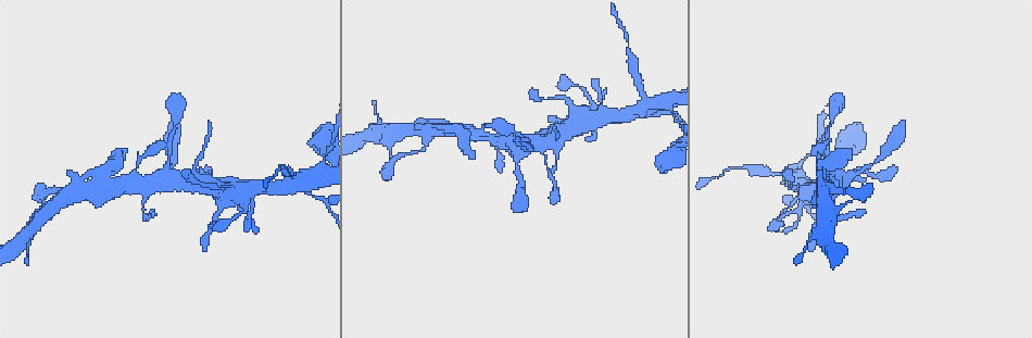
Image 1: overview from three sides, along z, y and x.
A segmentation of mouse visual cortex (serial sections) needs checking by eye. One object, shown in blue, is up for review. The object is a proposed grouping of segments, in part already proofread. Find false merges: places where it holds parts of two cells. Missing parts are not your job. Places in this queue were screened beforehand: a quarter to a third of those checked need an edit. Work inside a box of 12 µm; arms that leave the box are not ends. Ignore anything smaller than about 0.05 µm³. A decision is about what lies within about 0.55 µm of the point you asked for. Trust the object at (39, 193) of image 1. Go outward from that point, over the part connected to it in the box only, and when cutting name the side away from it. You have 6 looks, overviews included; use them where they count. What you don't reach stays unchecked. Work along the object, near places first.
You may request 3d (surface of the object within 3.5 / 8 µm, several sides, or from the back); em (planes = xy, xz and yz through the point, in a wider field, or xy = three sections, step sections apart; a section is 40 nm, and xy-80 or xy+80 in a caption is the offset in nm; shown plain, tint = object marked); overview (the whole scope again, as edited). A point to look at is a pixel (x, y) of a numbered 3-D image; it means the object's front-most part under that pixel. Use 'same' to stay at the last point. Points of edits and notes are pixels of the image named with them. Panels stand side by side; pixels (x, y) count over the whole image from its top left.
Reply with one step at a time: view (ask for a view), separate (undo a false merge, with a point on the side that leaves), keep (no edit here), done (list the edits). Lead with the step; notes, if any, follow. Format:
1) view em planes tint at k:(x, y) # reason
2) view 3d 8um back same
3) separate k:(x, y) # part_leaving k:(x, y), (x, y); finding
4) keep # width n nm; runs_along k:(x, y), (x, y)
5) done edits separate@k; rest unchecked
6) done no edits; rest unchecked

view 3d 3.5um back at 1:(59, 188) # thick turns thin

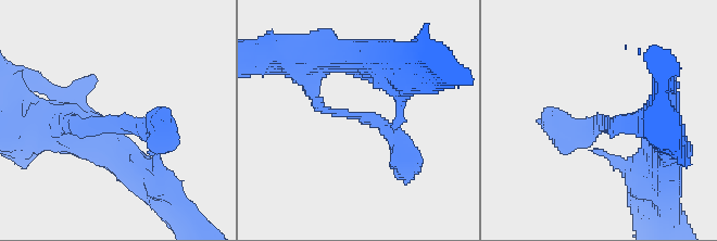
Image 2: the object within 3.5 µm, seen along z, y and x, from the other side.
view em xy step 5 tint at 2:(605, 122)

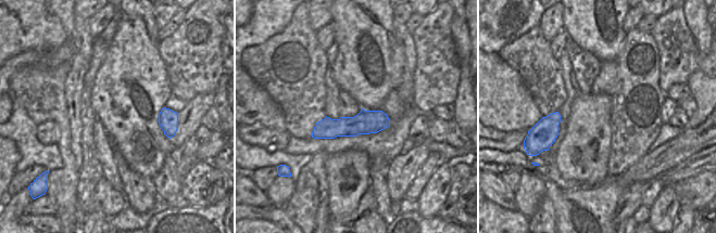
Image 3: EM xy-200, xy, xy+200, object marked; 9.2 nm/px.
keep # continuous, no second cell

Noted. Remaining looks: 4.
view 3d 3.5um at 1:(545, 145) # thin neck

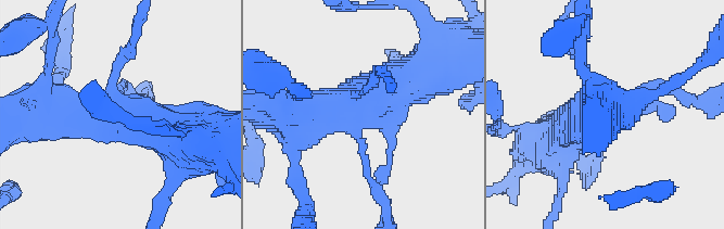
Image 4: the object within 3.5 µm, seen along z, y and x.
view em xy step 1 tint at 4:(358, 120) # shape alone is not enough

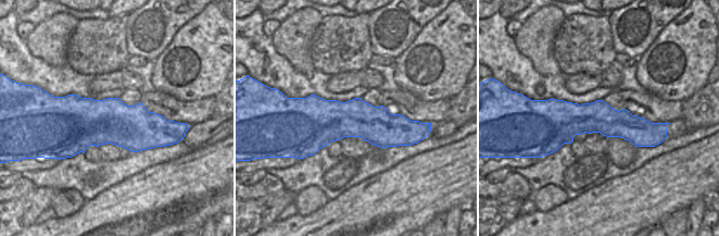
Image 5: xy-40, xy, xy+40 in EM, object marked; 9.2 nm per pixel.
keep # runs_along 4:(280, 113), (351, 105), (414, 75); all the same cell

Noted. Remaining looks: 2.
view 3d 8um at 1:(807, 197) # sharp bend

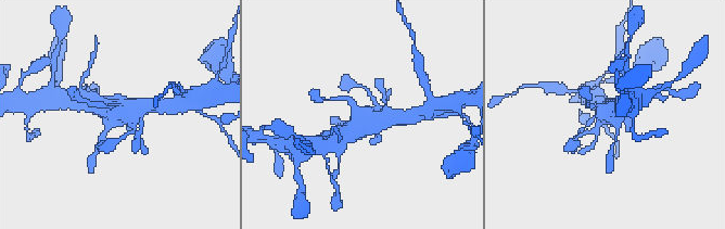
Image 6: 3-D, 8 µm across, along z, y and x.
view em planes tint at 6:(129, 114)

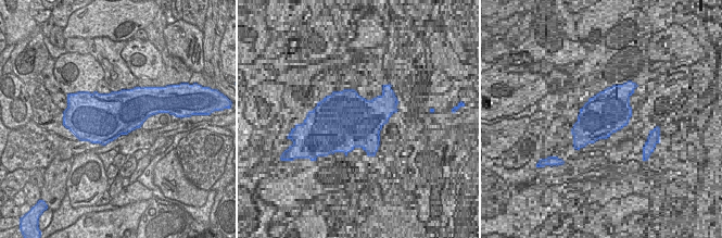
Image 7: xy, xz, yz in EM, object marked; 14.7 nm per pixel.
keep # runs_along 6:(342, 134), (358, 125), (401, 118); all the same cell

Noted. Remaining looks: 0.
done no edits; rest unchecked

